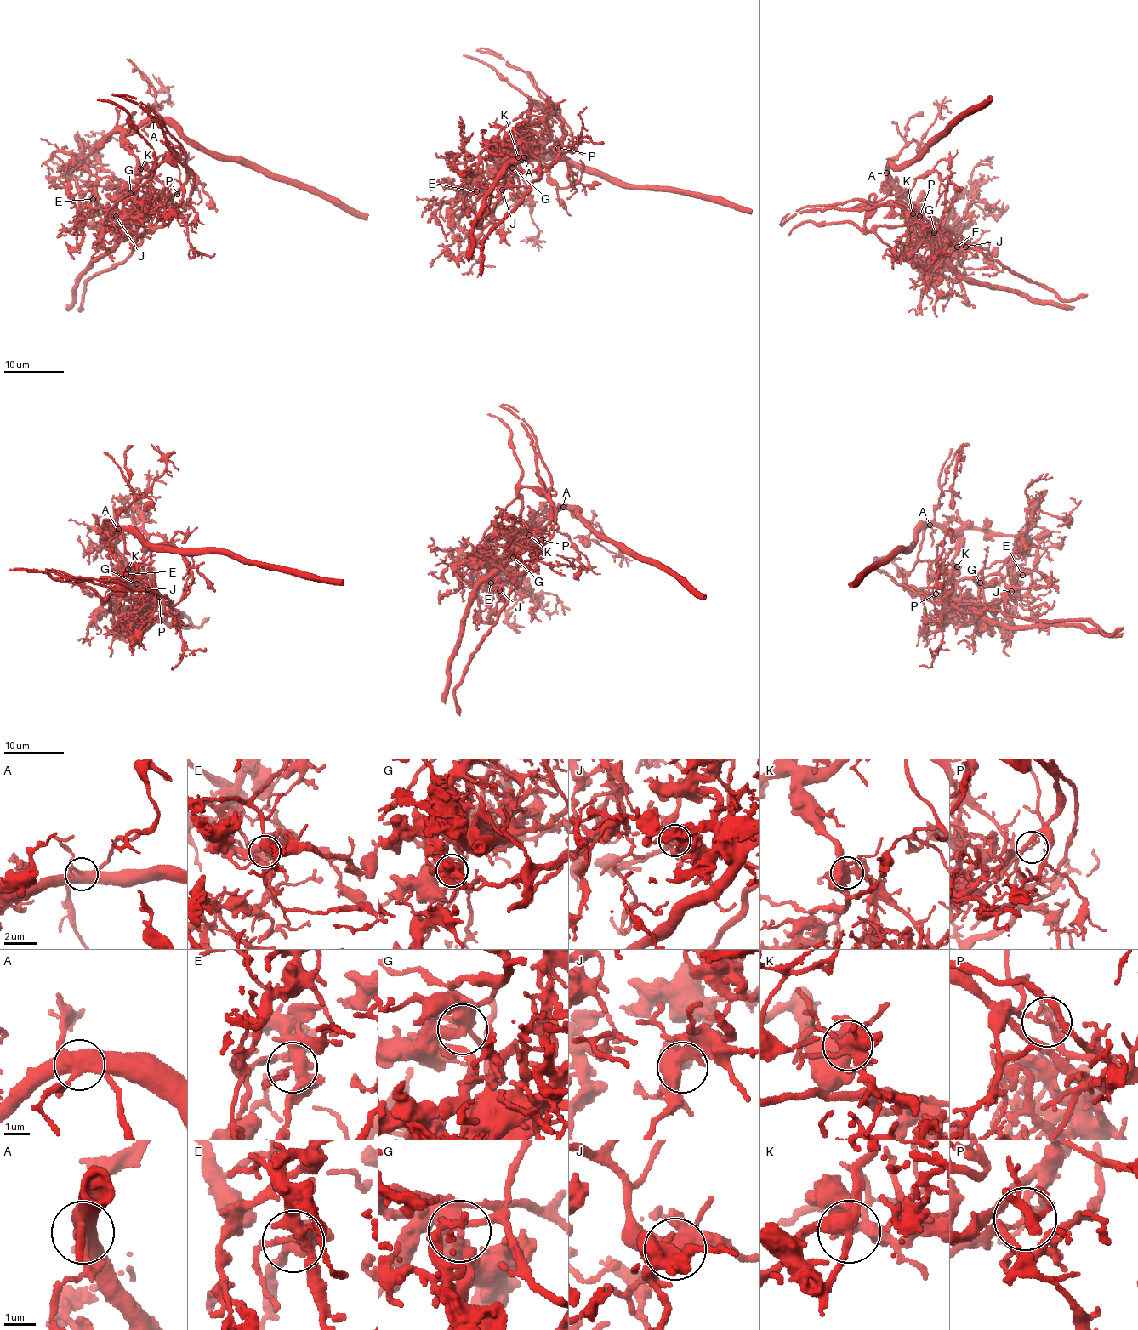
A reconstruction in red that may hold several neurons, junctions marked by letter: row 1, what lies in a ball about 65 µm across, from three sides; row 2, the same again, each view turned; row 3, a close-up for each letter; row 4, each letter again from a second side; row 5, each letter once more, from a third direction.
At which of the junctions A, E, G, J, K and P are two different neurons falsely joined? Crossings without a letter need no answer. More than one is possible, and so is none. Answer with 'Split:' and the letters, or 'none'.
Split: A, G, K, P

